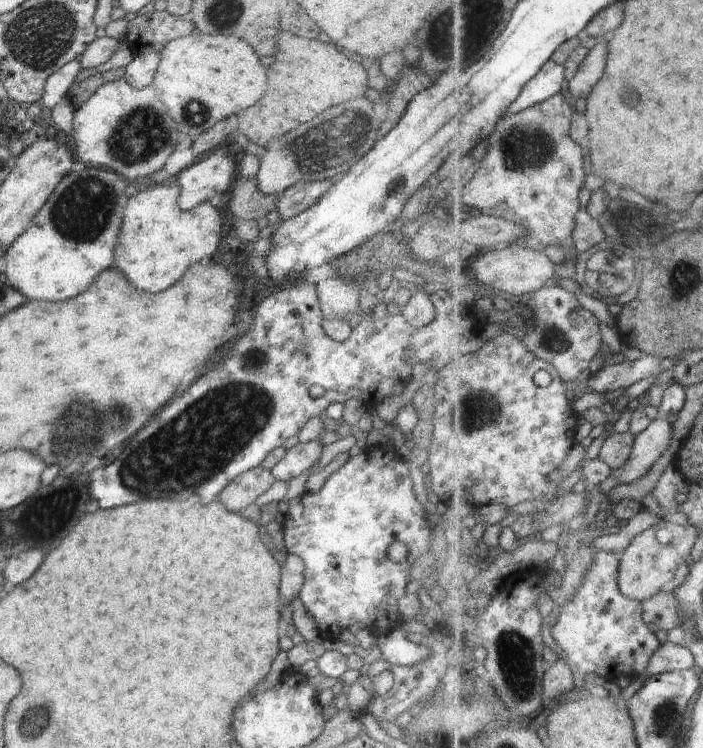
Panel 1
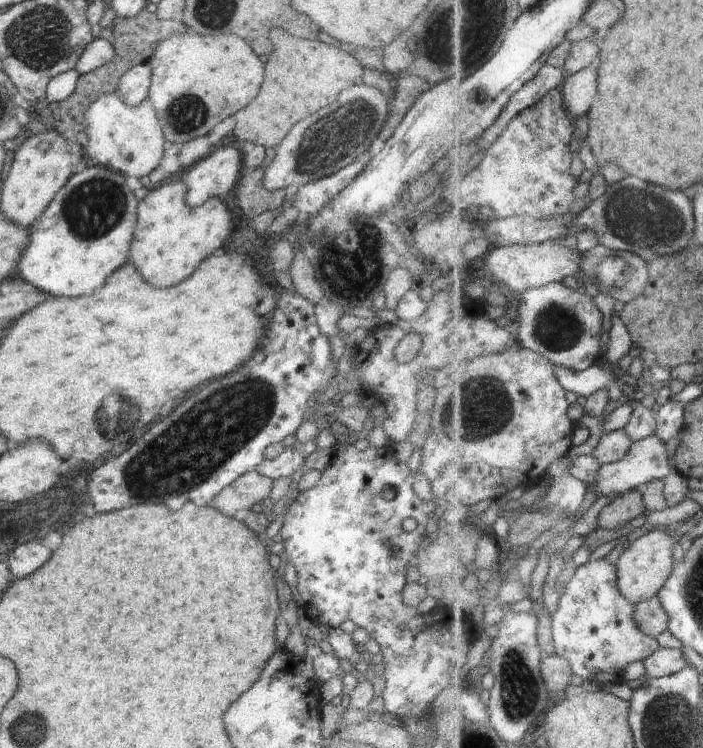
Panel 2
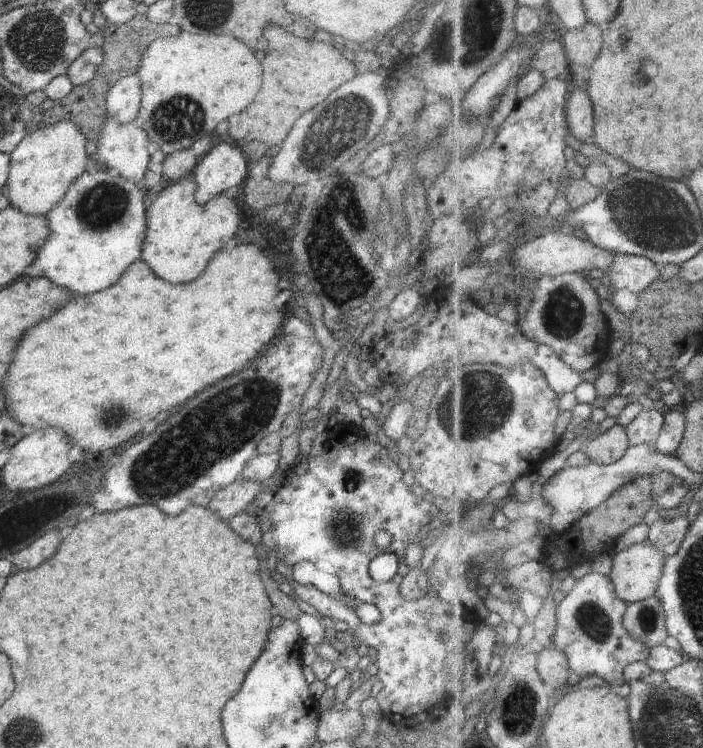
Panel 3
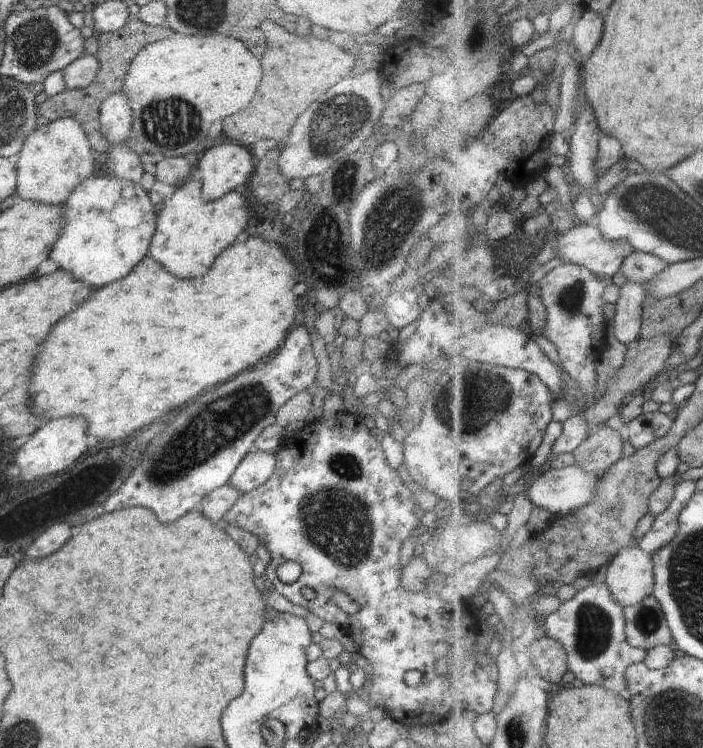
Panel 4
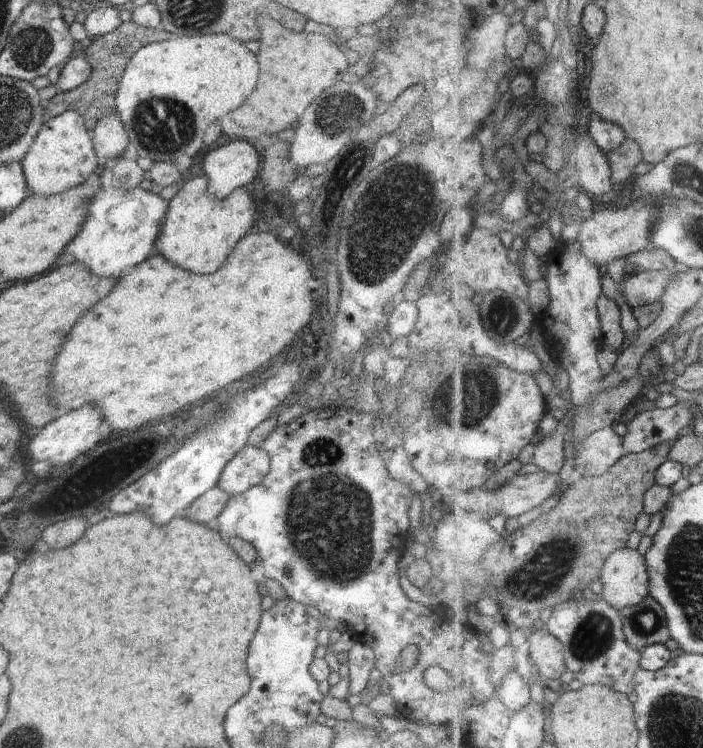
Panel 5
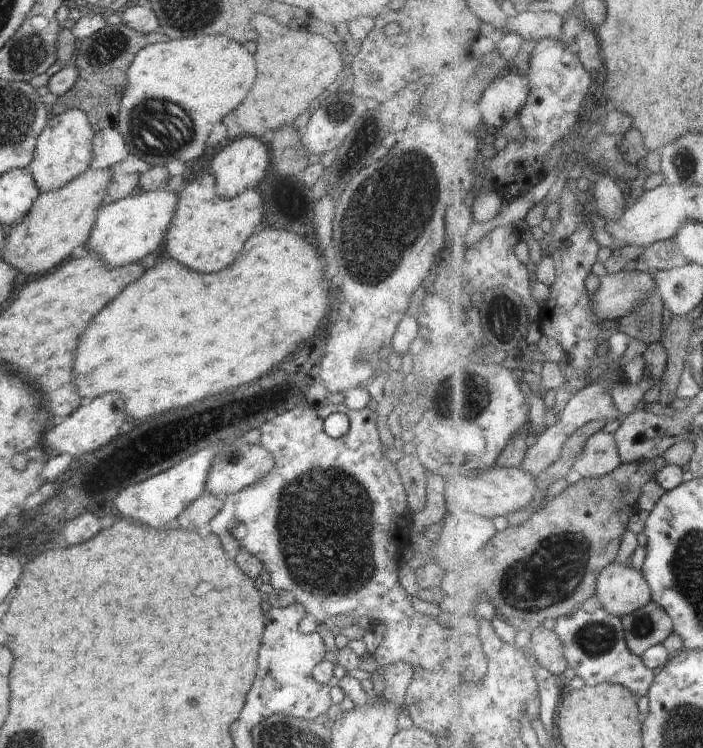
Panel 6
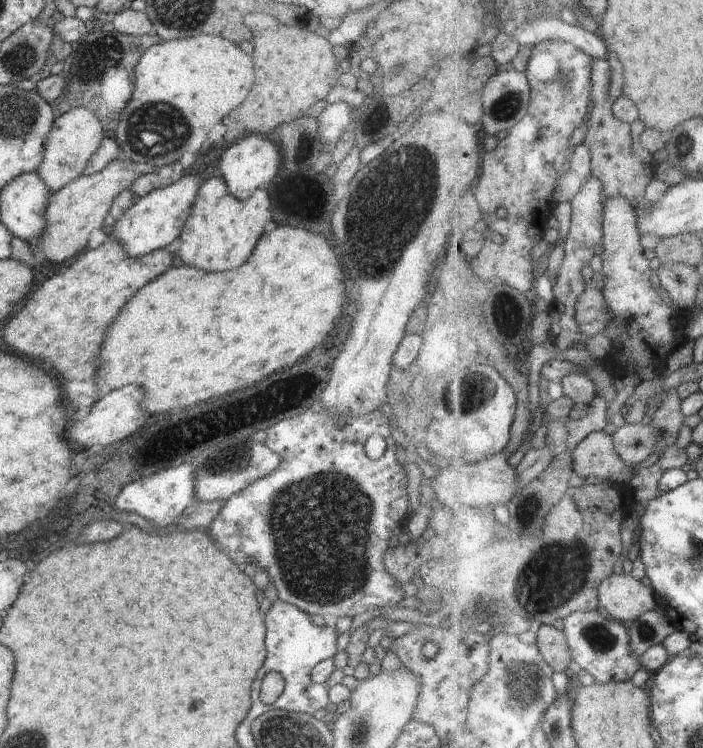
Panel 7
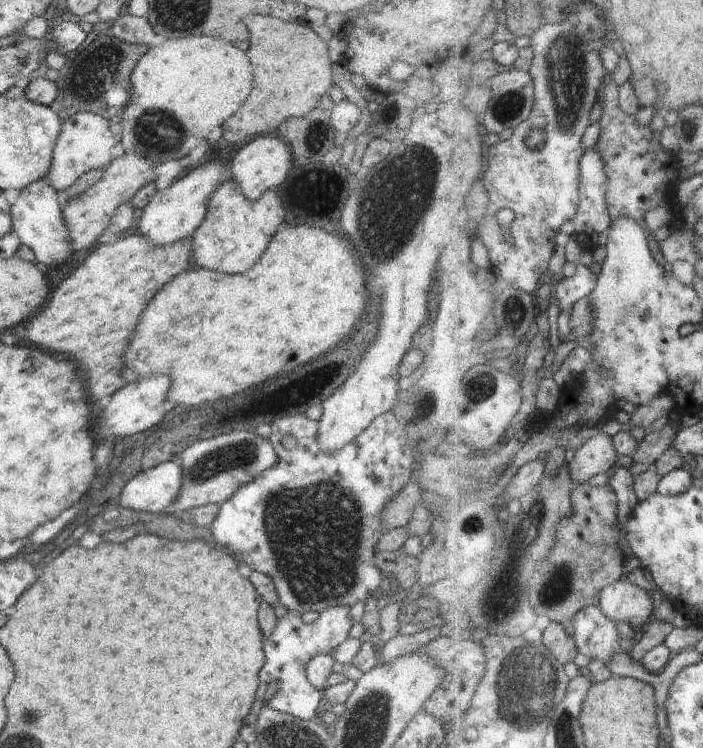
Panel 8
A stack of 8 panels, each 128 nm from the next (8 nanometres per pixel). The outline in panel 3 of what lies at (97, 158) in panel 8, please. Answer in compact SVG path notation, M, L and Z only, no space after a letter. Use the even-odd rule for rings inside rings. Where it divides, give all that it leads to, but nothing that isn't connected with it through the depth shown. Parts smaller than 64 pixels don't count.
M65 121L46 126L46 128L28 134L16 146L16 149L9 154L10 172L8 184L6 184L4 189L4 194L6 194L9 204L26 215L44 217L50 213L50 210L58 202L61 202L61 199L66 195L74 180L80 178L82 174L88 172L93 166L92 158L86 152L86 141L82 132L72 122Z

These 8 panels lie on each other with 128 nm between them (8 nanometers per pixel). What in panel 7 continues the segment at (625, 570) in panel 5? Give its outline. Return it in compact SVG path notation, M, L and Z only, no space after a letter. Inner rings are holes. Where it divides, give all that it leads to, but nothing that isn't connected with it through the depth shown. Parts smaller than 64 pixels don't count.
M612 574L600 588L601 610L629 625L642 614L650 613L660 602L654 588L628 574Z

